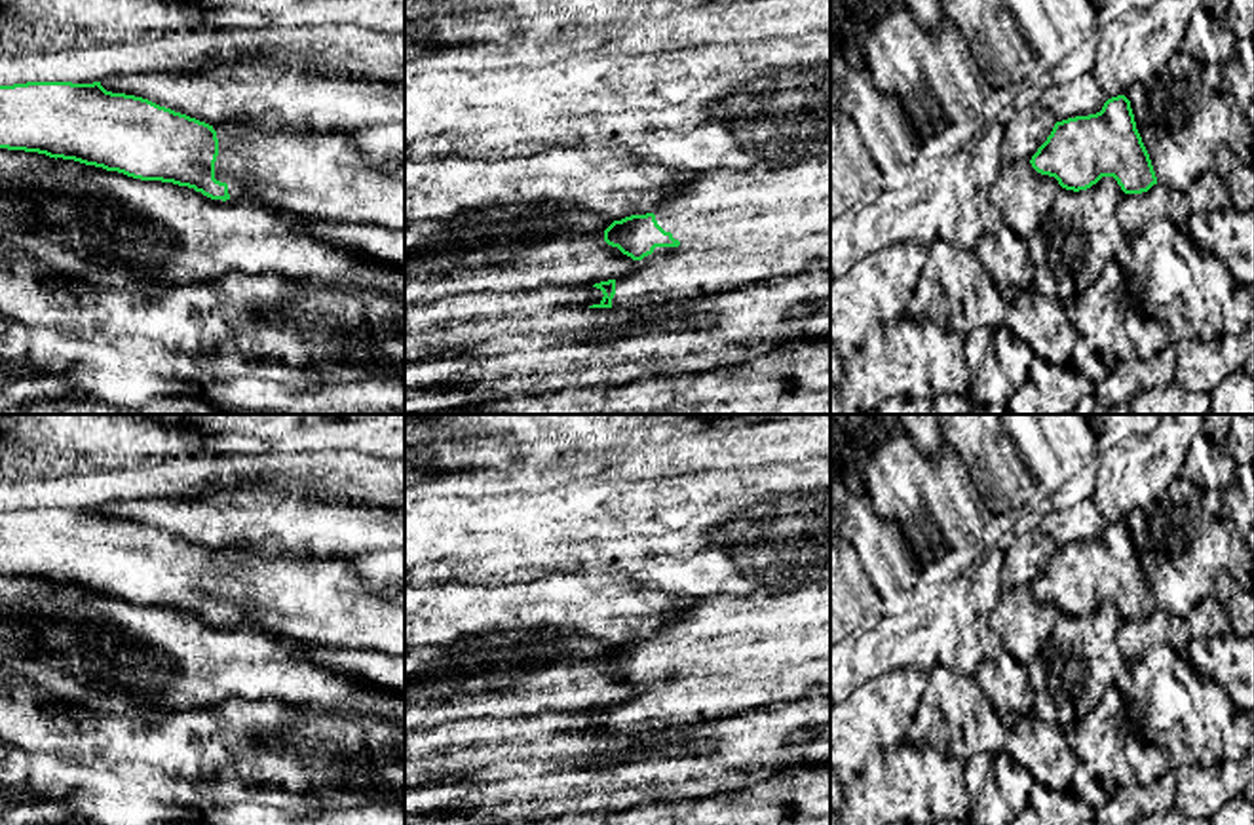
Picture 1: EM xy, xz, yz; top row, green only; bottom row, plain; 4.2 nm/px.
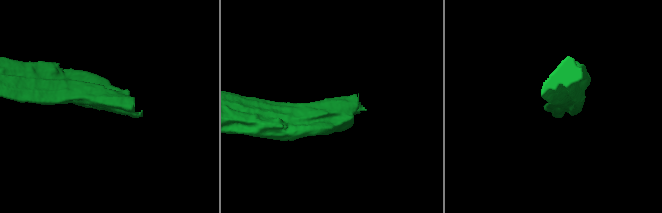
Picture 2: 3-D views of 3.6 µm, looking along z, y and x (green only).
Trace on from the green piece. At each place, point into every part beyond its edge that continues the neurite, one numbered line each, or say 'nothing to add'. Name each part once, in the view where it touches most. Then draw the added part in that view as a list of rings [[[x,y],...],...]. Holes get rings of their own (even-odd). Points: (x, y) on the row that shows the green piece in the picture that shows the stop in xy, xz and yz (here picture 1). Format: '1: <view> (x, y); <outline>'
1: xz (736, 227); [[[830,154],[775,169],[701,171],[652,213],[680,245],[656,247],[633,274],[618,278],[616,310],[690,302],[777,278],[830,272]]]

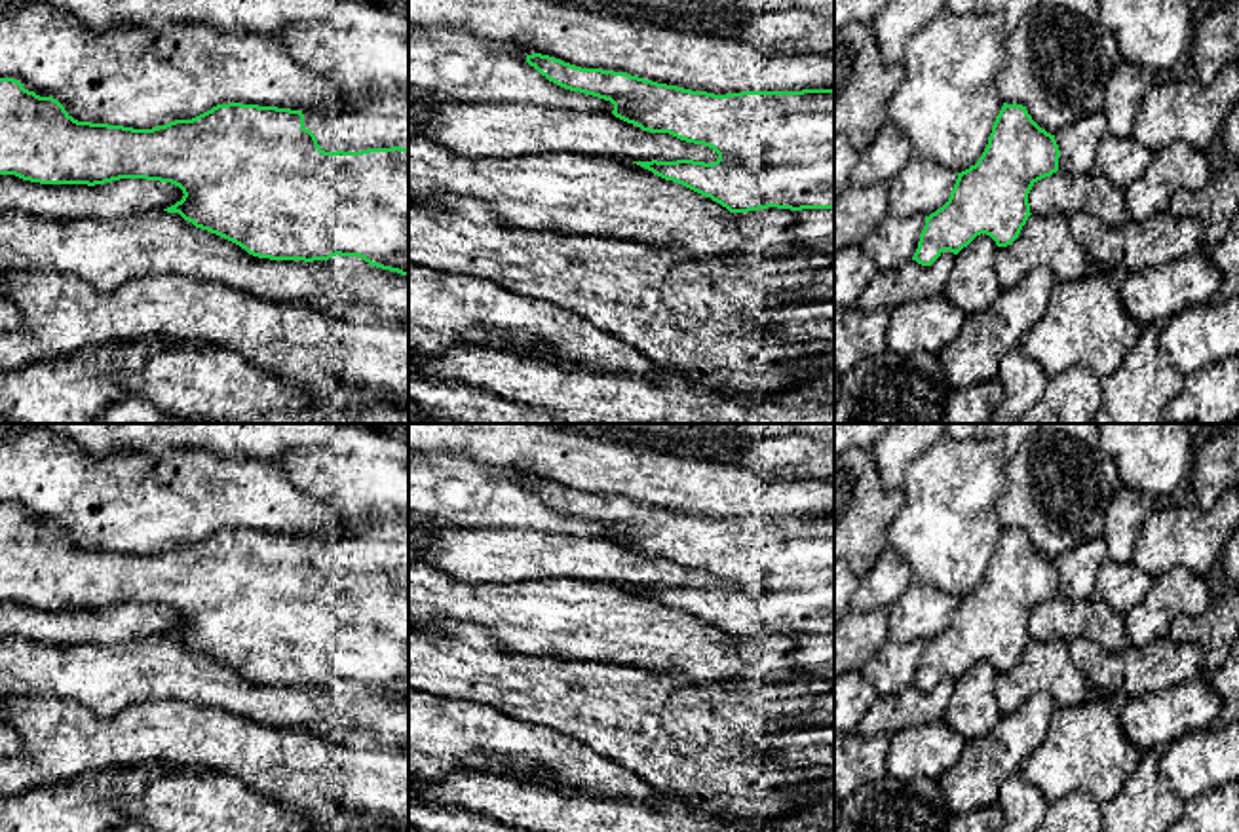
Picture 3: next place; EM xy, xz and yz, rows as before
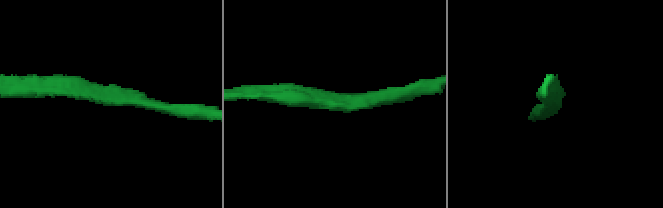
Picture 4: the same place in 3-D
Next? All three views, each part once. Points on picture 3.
nothing to add

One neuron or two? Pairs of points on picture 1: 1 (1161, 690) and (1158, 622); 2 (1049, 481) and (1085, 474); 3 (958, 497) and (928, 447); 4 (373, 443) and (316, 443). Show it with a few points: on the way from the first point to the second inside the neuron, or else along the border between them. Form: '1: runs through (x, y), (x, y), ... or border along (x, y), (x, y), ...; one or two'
1: border along (1165, 641), (1154, 647); two
2: border along (1093, 455), (1055, 489); two
3: border along (905, 434), (930, 459), (945, 443); two
4: runs through (360, 440), (329, 440); one

